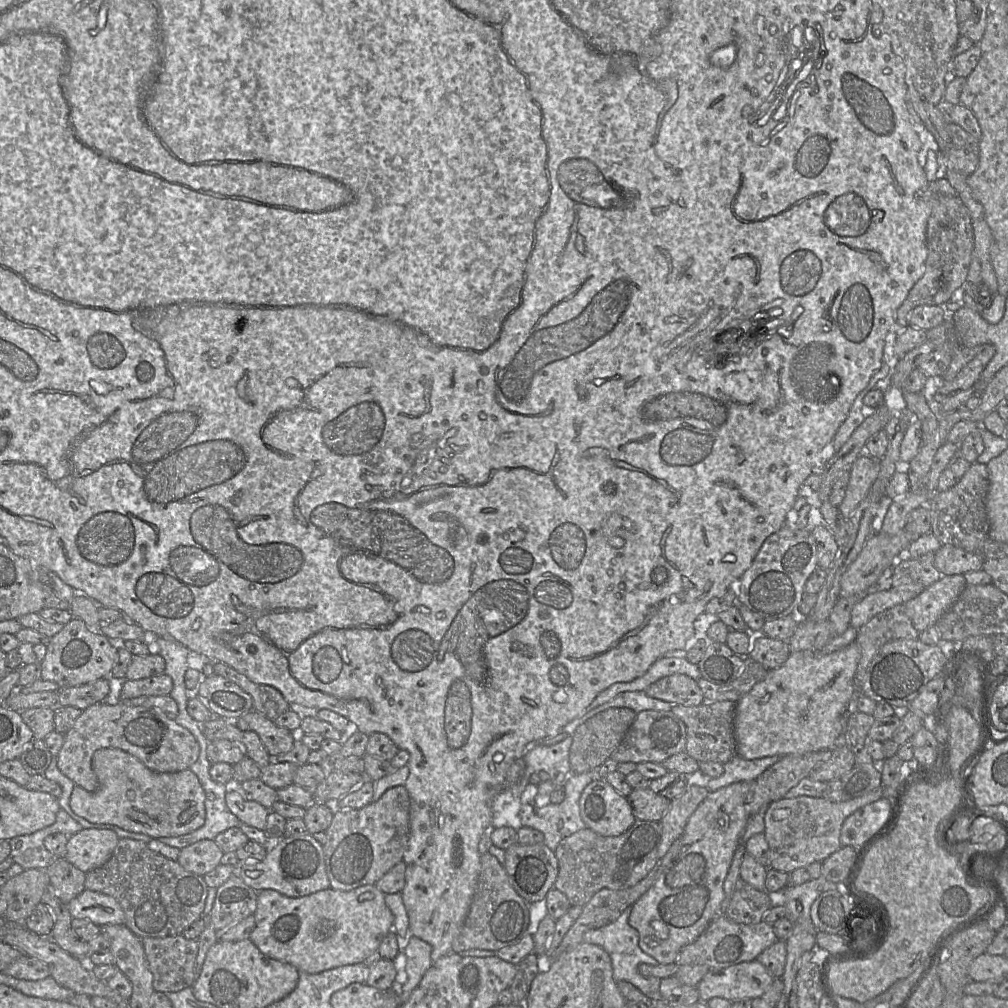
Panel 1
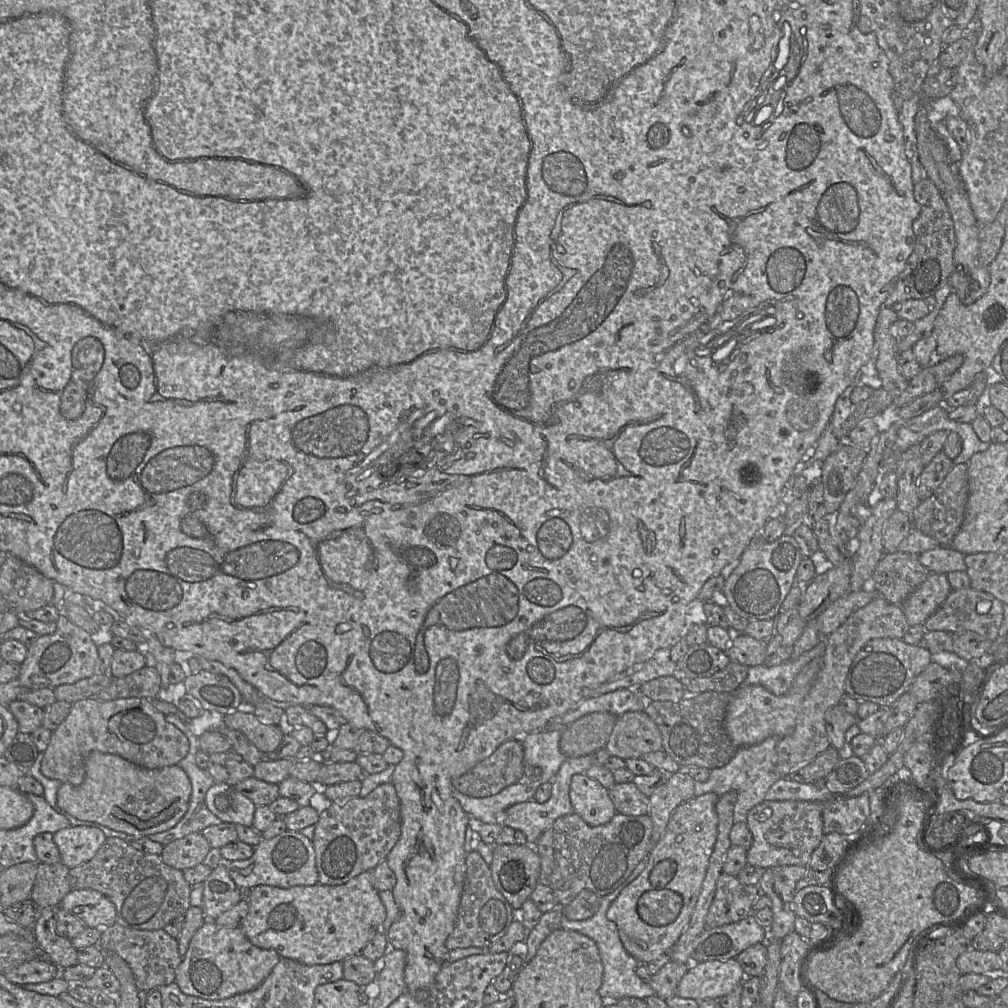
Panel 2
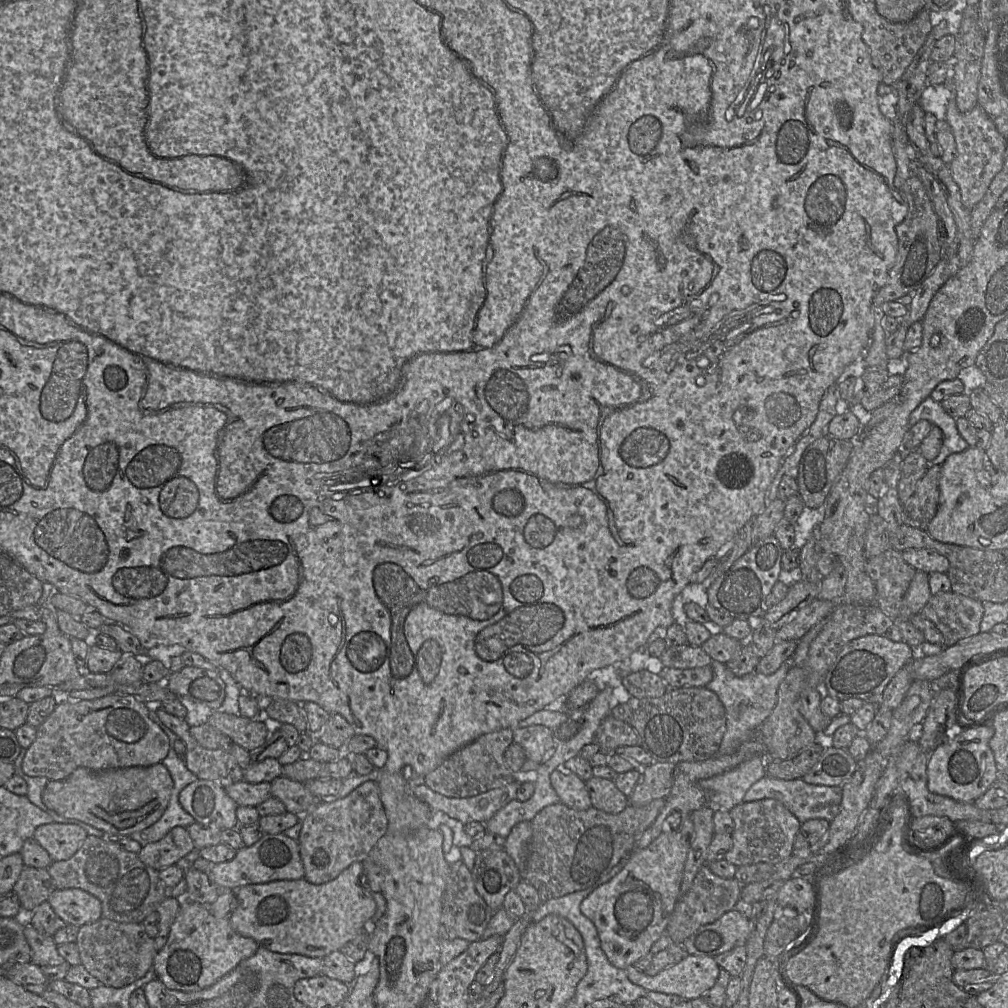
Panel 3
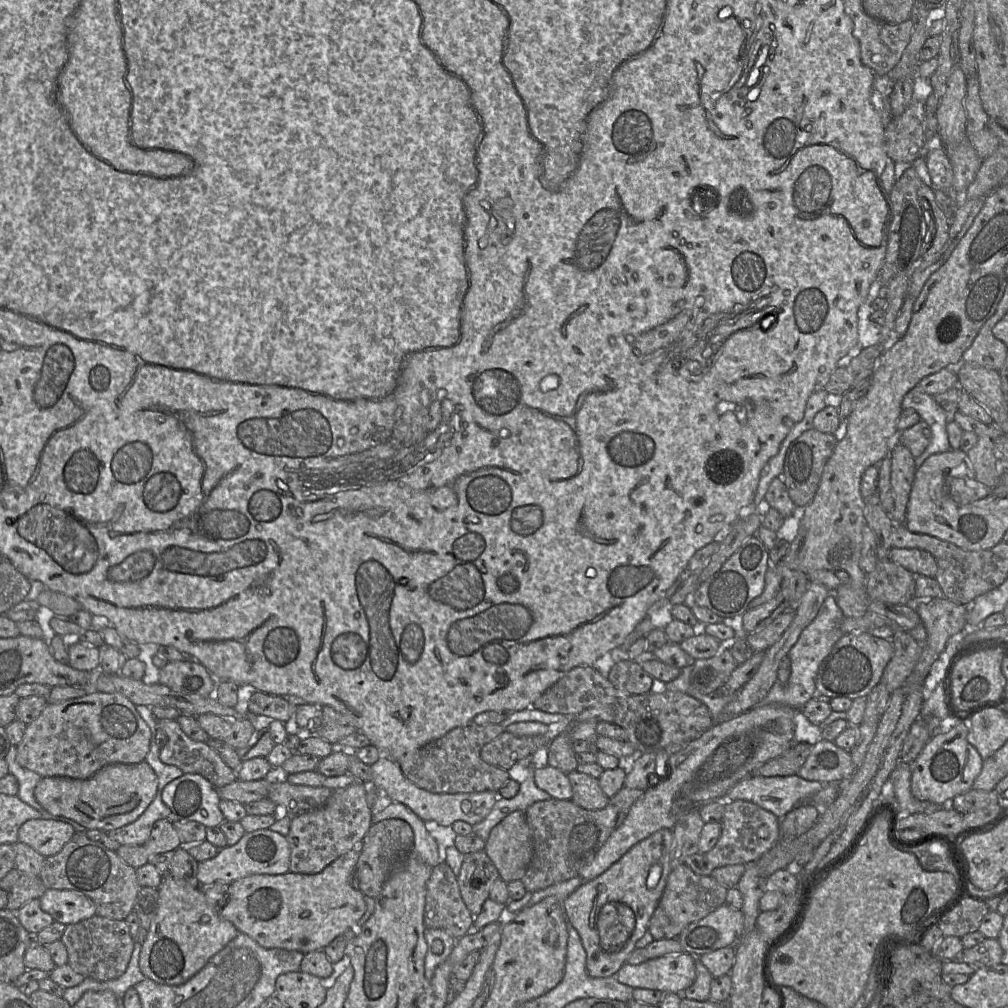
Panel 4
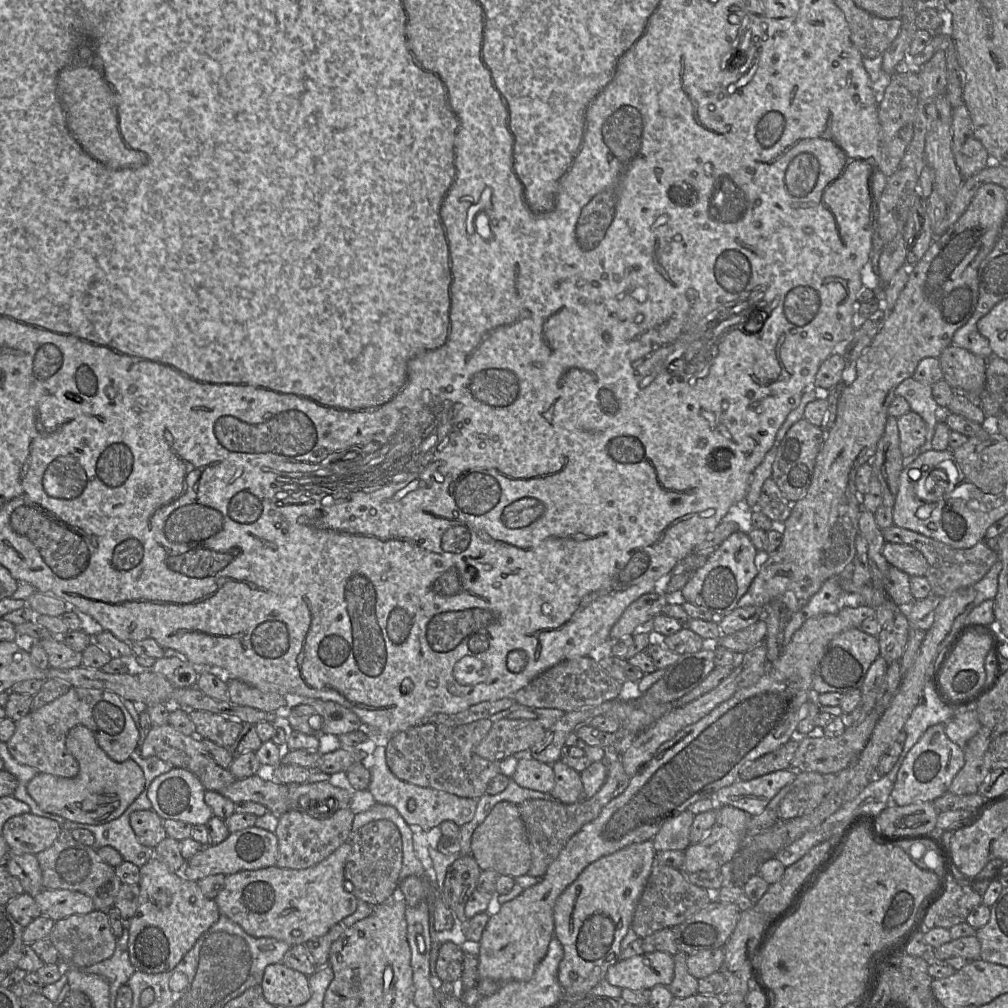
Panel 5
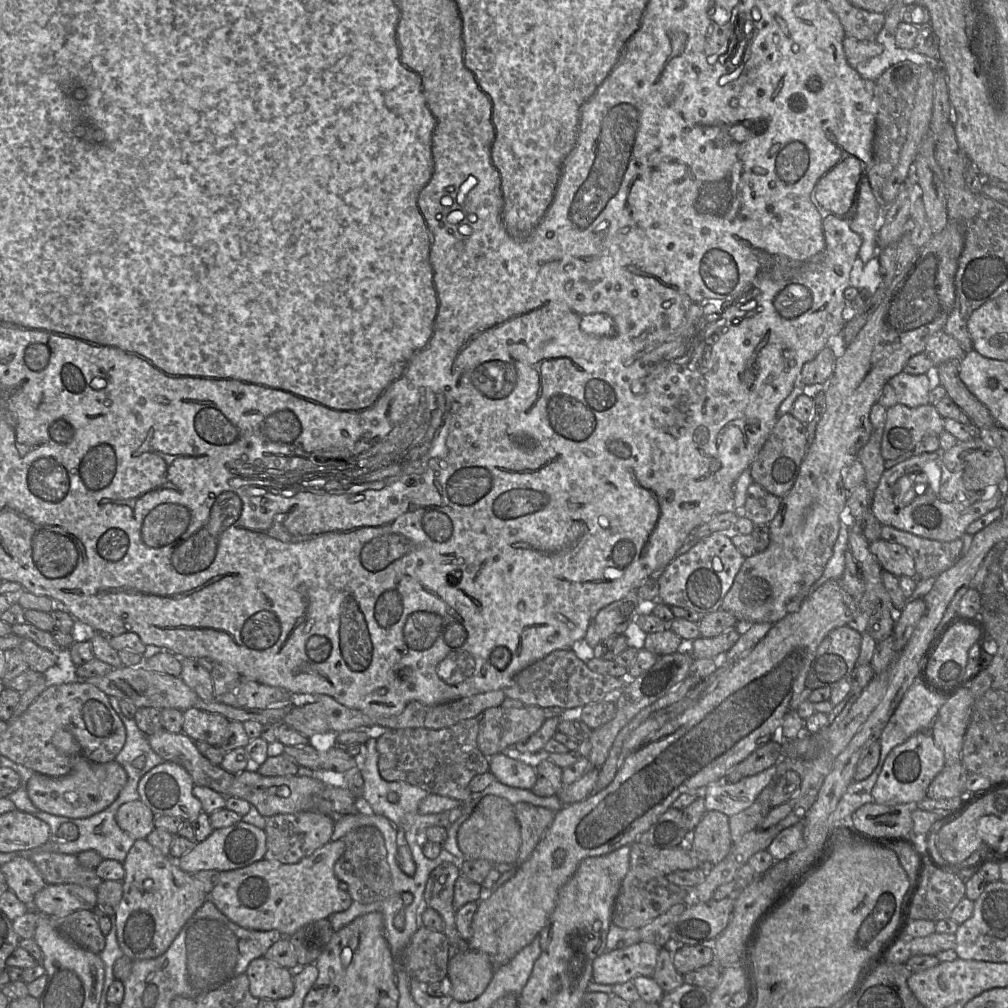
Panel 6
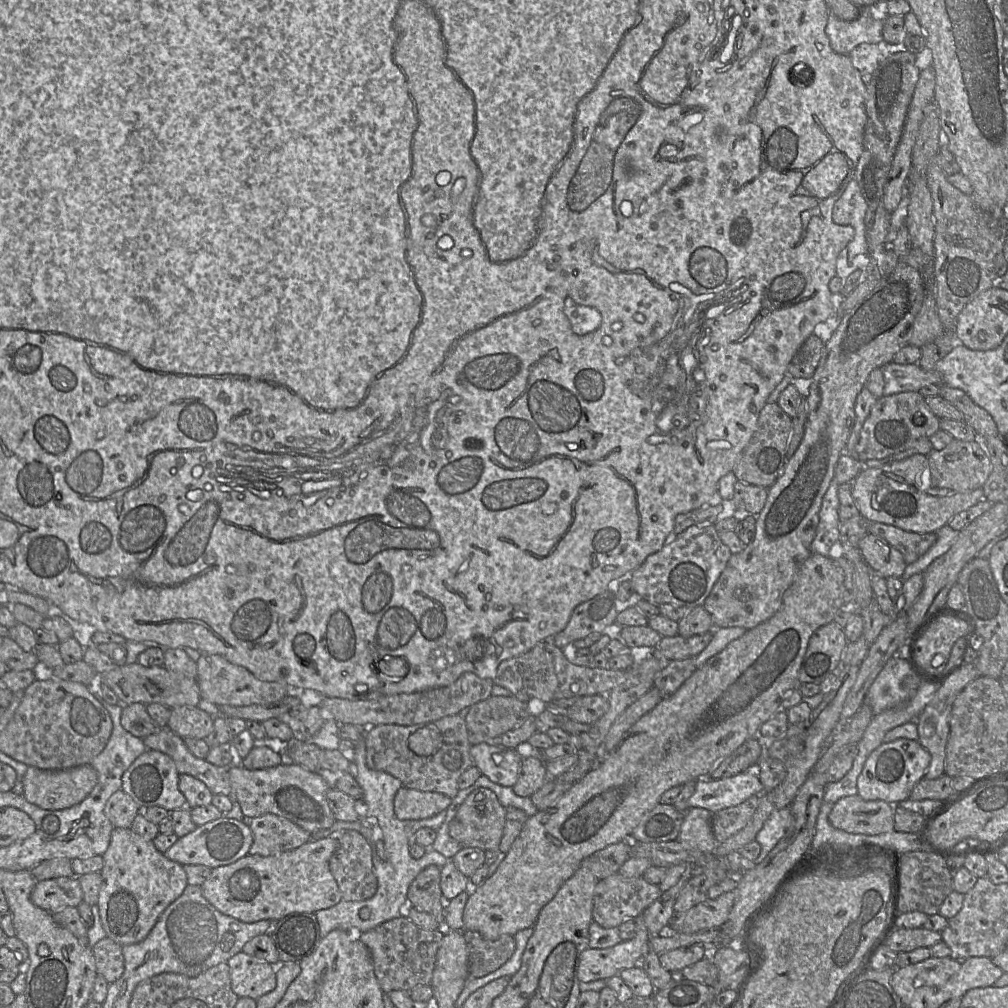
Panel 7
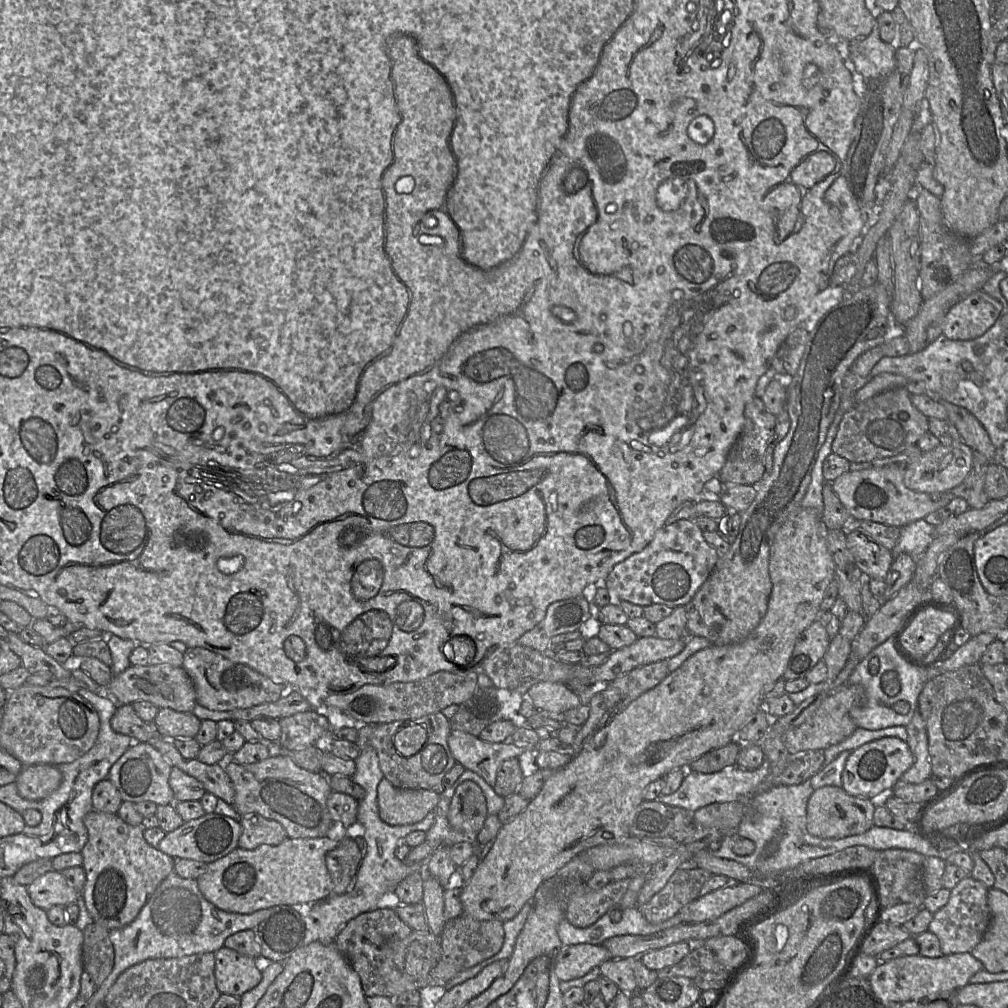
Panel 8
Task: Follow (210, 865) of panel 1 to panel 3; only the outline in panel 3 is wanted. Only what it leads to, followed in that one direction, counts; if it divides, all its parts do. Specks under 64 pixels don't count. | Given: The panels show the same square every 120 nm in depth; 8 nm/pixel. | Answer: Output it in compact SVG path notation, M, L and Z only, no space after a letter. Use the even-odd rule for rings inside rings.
M174 827L162 839L146 844L137 853L147 866L161 870L176 863L195 850L194 843L185 827Z

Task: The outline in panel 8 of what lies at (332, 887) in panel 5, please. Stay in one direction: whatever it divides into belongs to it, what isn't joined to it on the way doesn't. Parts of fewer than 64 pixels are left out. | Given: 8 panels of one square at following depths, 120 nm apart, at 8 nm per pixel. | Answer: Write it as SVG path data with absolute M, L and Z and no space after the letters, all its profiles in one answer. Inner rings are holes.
M337 832L318 838L287 838L278 845L261 845L252 850L235 848L226 856L207 864L205 872L196 881L207 901L217 908L233 913L250 914L280 905L313 904L333 894L332 882L327 871L325 857L338 846Z

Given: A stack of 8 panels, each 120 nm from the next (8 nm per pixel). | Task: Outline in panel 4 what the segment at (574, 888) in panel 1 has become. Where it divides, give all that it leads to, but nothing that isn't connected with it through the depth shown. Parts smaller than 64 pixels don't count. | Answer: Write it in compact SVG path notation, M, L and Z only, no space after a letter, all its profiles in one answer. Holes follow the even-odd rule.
M624 786L610 798L607 806L600 810L584 809L571 800L552 797L549 800L538 801L529 806L524 815L532 837L532 858L522 878L526 890L533 893L578 877L580 871L594 859L612 832L623 822L630 808L642 793L642 790Z

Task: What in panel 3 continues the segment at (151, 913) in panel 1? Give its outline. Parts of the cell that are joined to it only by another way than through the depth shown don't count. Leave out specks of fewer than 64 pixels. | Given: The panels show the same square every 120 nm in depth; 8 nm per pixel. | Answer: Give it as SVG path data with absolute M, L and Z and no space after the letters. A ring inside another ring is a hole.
M94 835L87 836L70 859L53 861L47 870L57 890L79 888L92 894L101 901L102 918L120 923L141 923L166 897L178 897L179 894L177 890L165 887L159 878L159 870L145 865L136 853L121 849Z

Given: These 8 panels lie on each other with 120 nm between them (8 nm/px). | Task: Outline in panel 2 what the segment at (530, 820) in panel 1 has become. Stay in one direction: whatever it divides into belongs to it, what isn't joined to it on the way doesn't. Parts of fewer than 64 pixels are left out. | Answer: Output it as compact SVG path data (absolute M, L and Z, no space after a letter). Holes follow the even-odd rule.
M591 755L581 756L577 758L566 758L560 766L557 774L550 781L552 784L552 792L550 798L544 802L526 801L517 803L506 809L506 818L503 823L504 826L514 828L522 831L527 838L529 844L535 844L541 834L545 832L552 824L559 818L574 812L569 790L571 779L575 774L584 774L593 765L593 758Z

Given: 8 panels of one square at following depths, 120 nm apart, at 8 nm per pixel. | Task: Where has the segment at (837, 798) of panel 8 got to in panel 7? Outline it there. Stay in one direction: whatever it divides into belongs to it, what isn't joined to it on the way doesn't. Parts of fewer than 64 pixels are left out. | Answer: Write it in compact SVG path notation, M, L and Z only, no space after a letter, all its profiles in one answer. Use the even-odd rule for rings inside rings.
M858 795L846 796L832 805L828 821L834 828L851 834L878 835L895 830L894 806L885 801L865 800Z

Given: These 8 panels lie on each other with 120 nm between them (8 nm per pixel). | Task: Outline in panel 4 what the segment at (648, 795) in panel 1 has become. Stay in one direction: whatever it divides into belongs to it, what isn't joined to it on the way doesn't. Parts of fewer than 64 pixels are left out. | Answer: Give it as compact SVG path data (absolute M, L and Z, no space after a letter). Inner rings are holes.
M572 771L567 774L572 786L571 801L588 810L600 810L607 806L610 798L602 791L598 778Z

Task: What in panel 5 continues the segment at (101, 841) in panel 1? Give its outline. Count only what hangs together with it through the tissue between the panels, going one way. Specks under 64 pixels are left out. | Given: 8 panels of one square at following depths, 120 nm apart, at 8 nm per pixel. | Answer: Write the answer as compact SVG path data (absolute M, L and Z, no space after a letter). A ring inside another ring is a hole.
M25 813L9 818L1 832L10 853L38 854L49 848L62 831L54 820Z

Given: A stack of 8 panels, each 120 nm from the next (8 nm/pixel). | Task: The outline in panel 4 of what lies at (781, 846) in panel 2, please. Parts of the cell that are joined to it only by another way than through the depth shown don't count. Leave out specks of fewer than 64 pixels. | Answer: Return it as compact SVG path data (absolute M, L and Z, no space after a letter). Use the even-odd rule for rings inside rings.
M725 801L722 817L721 836L716 845L705 854L714 868L748 864L758 860L781 838L780 819L768 810L752 802Z

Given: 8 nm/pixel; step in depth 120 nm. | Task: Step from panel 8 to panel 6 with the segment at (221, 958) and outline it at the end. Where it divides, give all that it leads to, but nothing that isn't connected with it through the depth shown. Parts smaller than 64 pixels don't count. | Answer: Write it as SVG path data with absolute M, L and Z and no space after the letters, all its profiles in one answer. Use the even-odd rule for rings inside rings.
M265 957L252 960L245 972L251 994L258 999L274 1002L294 993L294 973Z

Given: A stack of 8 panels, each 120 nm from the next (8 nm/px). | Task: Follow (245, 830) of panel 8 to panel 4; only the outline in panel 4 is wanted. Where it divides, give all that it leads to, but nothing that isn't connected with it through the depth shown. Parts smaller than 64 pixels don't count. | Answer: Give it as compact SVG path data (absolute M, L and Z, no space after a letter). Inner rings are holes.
M354 782L336 790L320 807L295 815L286 839L290 846L290 872L316 874L341 855L360 846L372 825L372 812L366 800L367 784Z

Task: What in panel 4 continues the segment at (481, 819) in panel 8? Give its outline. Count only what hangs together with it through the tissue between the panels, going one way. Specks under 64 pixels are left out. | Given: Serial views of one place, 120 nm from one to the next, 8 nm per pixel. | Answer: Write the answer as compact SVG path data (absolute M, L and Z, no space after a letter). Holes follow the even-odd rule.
M514 811L498 823L483 850L506 883L521 880L532 858L532 837L525 815Z

